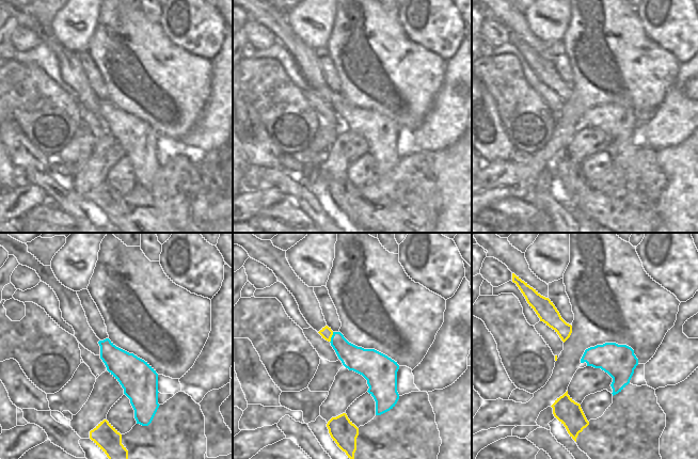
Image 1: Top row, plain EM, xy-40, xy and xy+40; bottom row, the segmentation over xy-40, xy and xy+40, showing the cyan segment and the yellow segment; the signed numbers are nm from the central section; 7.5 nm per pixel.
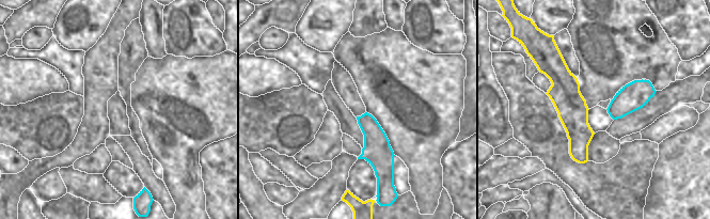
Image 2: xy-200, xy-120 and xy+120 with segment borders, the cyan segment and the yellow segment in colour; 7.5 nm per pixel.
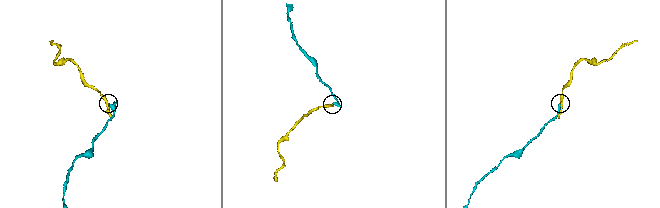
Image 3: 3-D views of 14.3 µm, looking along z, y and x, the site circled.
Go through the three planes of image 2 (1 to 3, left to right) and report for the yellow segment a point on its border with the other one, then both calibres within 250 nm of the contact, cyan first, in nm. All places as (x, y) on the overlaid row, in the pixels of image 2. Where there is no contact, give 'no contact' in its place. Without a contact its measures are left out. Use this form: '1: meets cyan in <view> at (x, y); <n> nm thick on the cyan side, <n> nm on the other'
1: no contact
2: no contact
3: no contact

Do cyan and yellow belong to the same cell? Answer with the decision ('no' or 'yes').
no

